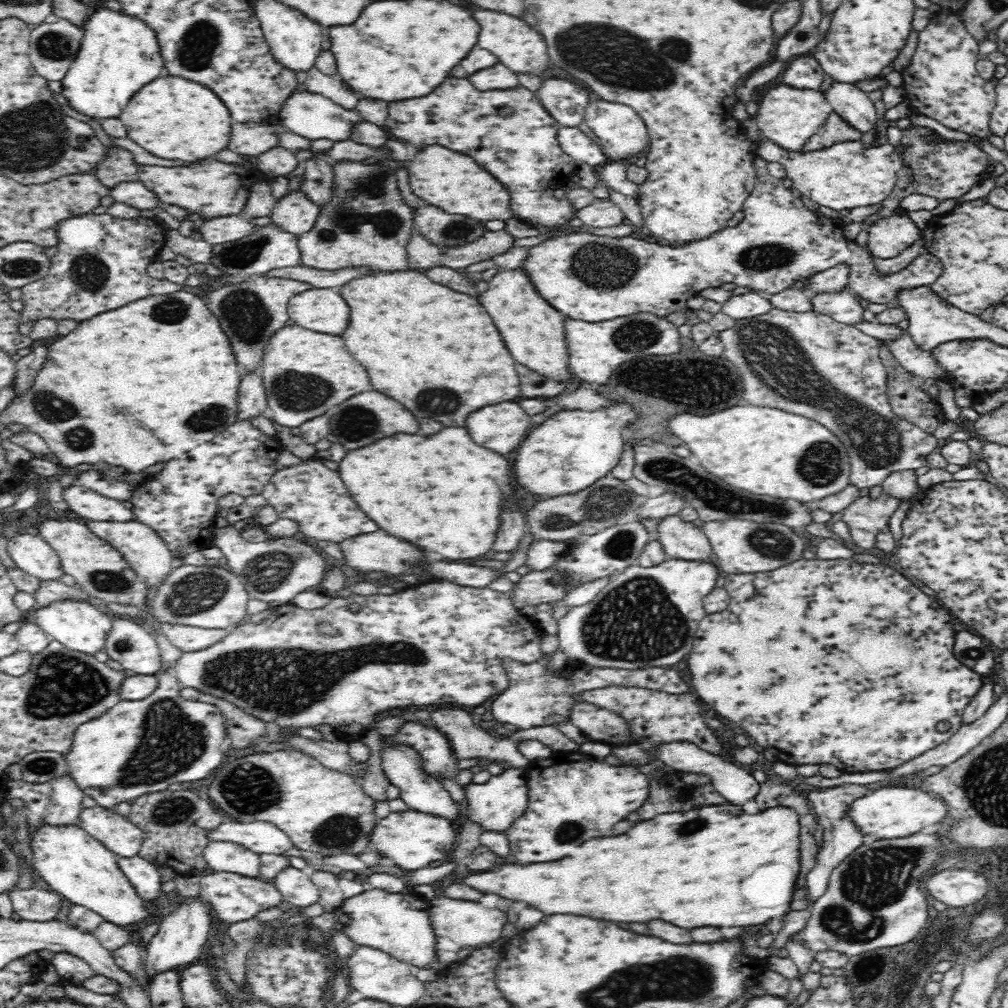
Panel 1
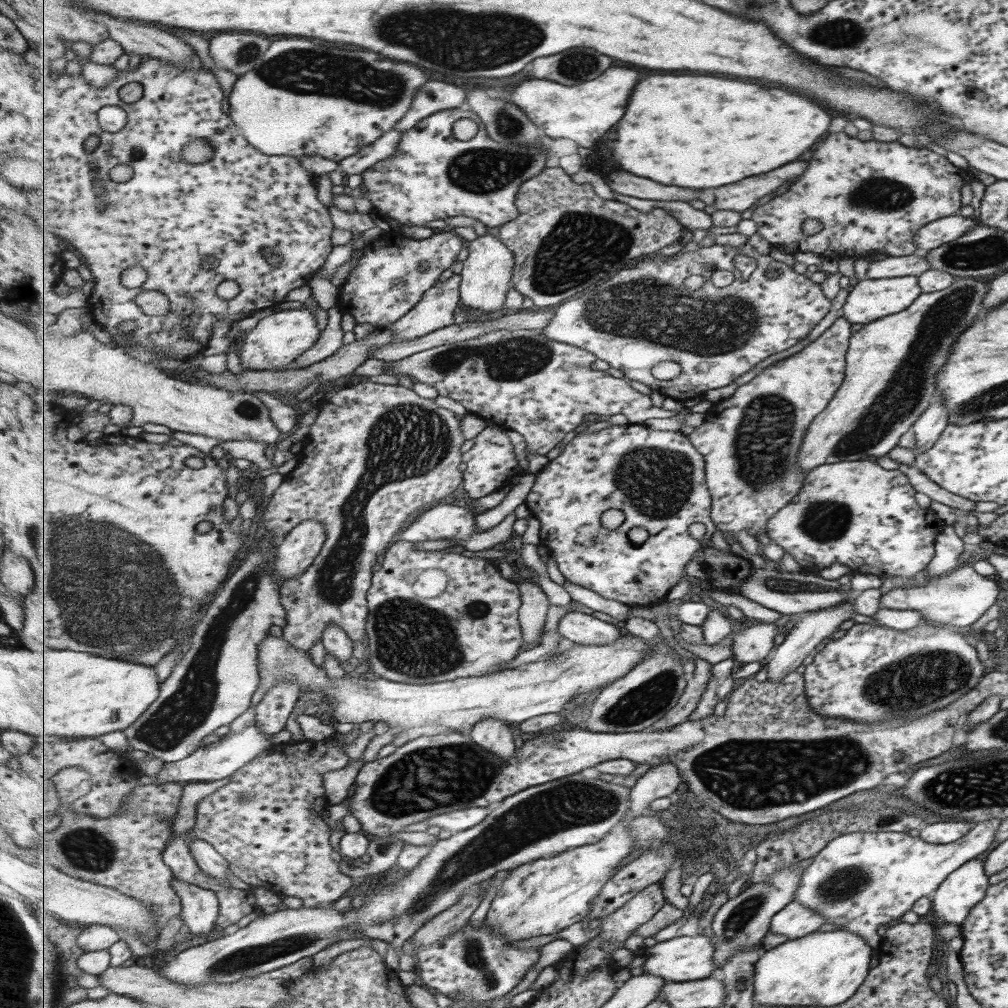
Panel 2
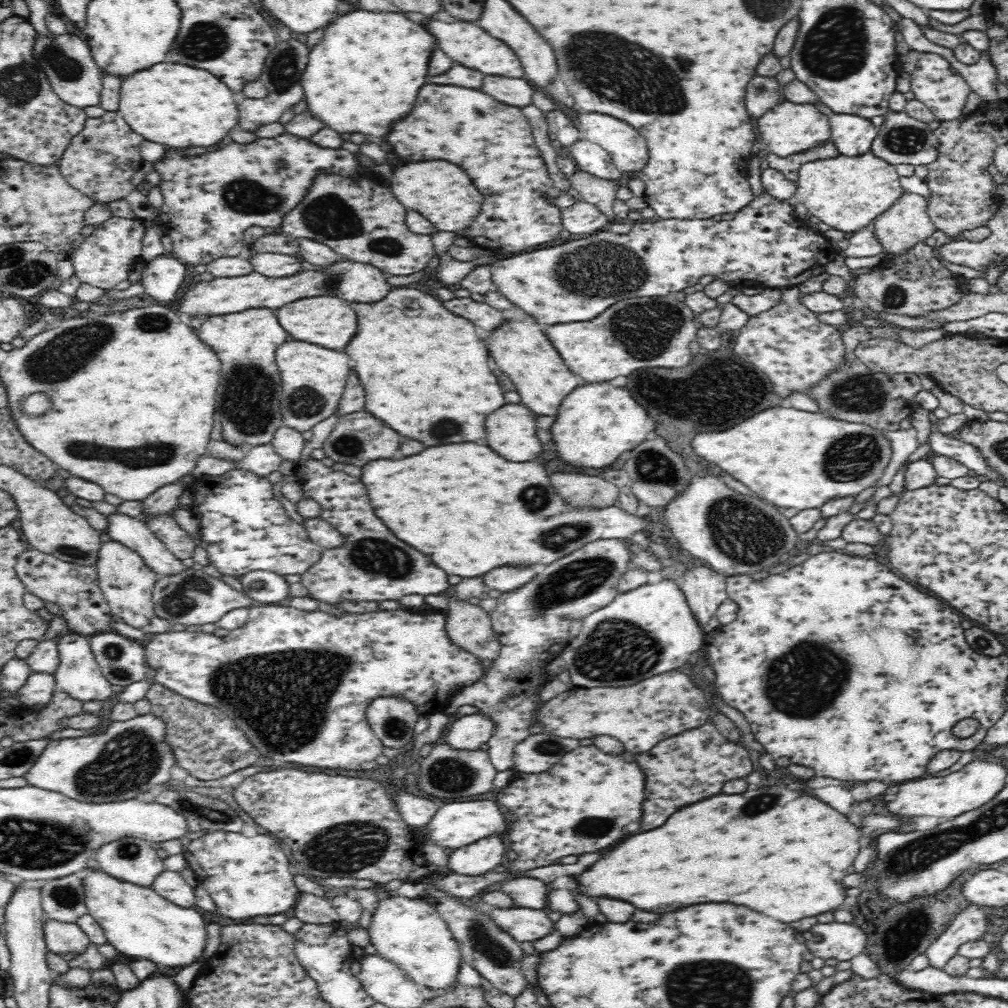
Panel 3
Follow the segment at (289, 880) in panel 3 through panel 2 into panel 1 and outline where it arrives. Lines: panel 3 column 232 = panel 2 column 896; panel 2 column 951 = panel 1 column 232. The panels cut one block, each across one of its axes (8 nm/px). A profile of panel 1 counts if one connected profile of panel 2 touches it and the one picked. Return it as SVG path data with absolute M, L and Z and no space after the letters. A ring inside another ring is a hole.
M210 841L203 857L214 872L235 873L248 879L261 879L260 855L244 846Z

